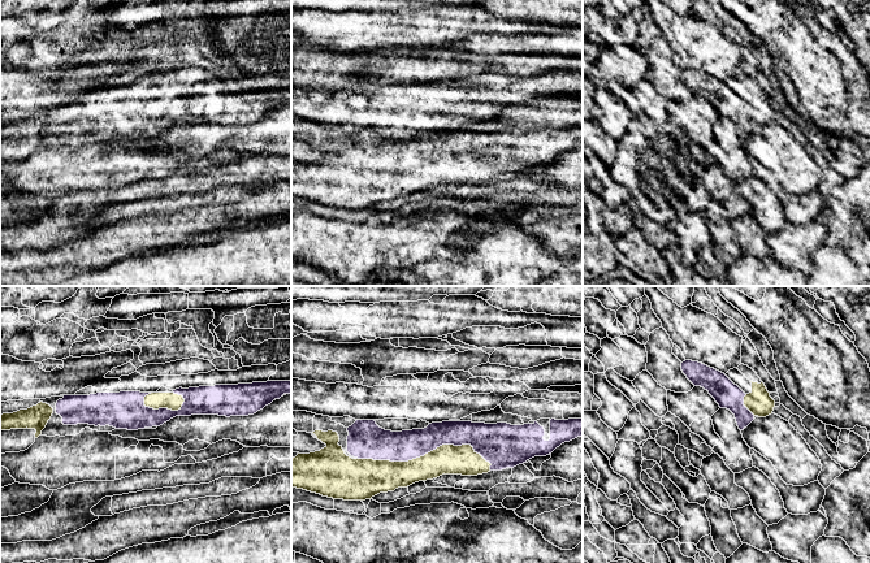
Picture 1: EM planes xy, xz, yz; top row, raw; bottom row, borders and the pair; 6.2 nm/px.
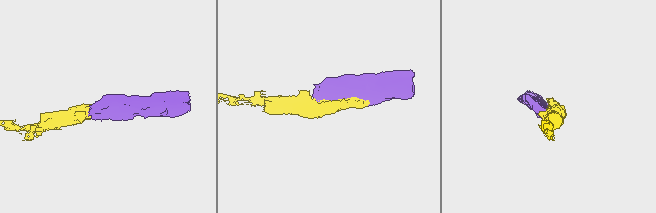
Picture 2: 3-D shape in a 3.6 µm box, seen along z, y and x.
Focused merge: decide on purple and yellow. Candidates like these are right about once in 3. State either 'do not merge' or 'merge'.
merge

